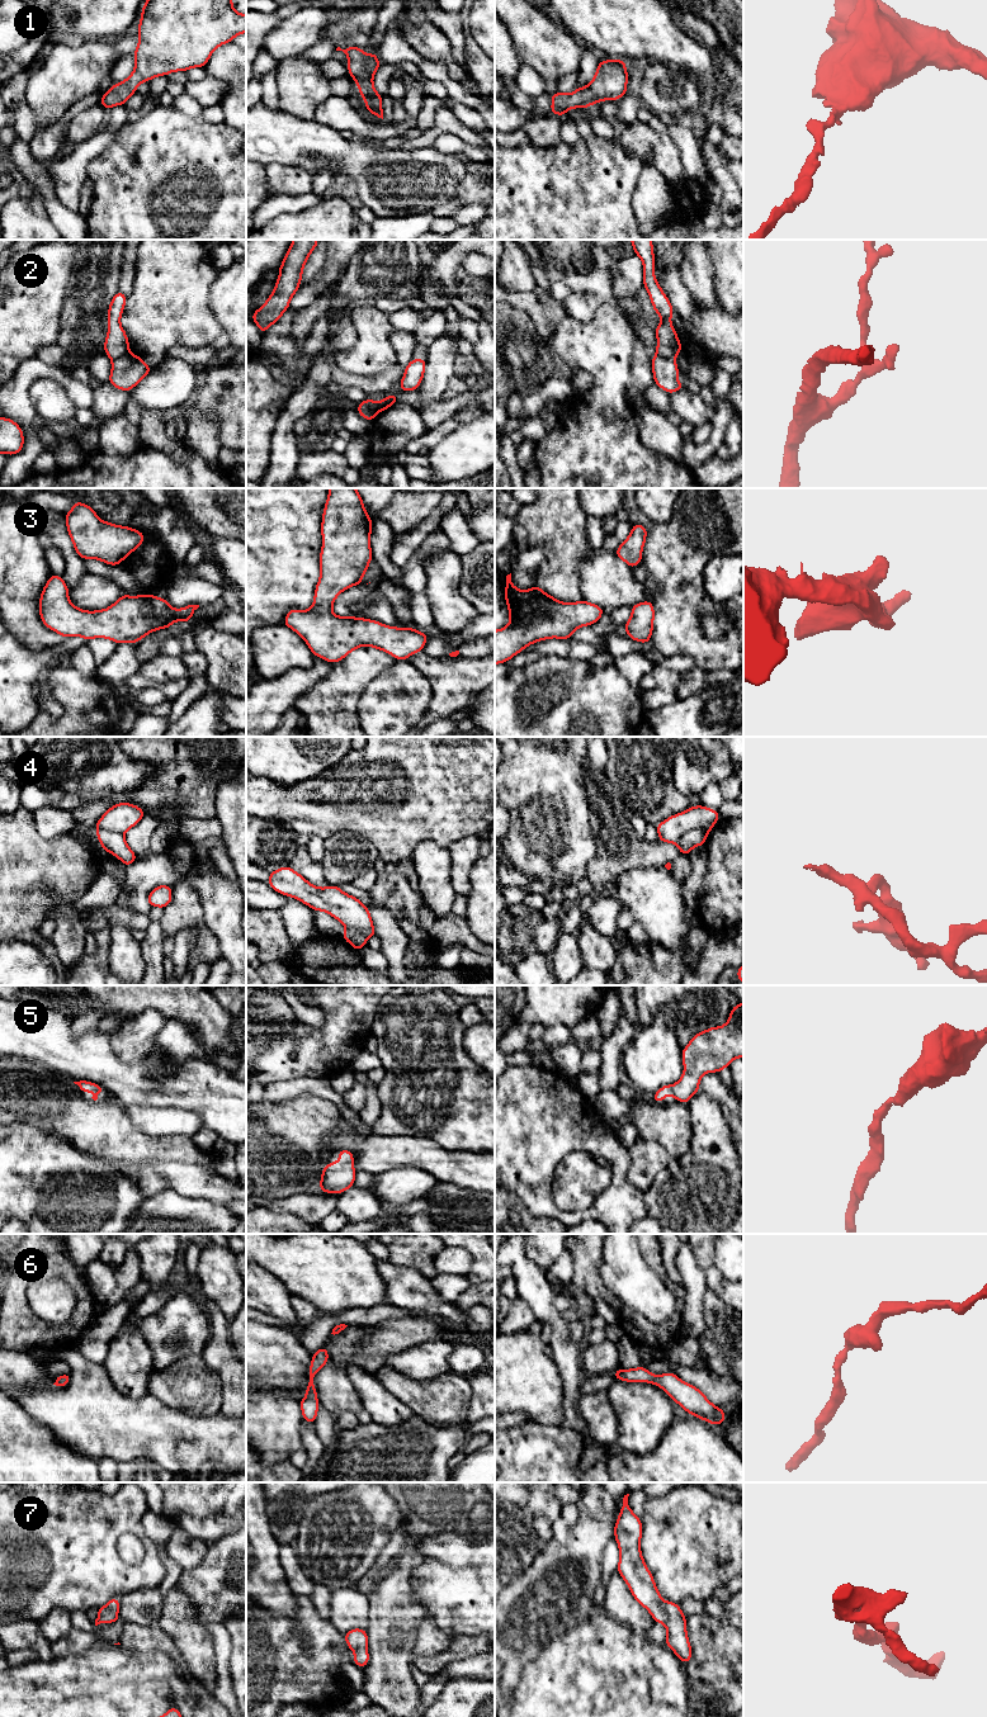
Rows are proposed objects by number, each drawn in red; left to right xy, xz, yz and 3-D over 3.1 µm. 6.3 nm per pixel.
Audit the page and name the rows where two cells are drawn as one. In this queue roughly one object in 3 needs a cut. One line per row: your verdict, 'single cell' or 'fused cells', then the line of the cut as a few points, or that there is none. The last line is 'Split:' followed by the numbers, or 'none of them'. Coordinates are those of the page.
1: single cell; no cut
2: fused cells; cut in xz along (363, 402), (371, 411), (371, 420)
3: single cell; no cut
4: fused cells; cut in yz along (707, 832), (689, 829), (675, 842)
5: single cell; no cut
6: single cell; no cut
7: single cell; no cut
Split: 2, 4

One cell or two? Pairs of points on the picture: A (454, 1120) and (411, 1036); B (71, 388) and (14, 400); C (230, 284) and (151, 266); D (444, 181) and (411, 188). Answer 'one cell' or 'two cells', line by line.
A: one cell
B: one cell
C: two cells
D: one cell

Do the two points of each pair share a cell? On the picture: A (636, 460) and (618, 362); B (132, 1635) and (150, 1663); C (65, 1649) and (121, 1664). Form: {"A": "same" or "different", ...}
{"A": "same", "B": "different", "C": "different"}

